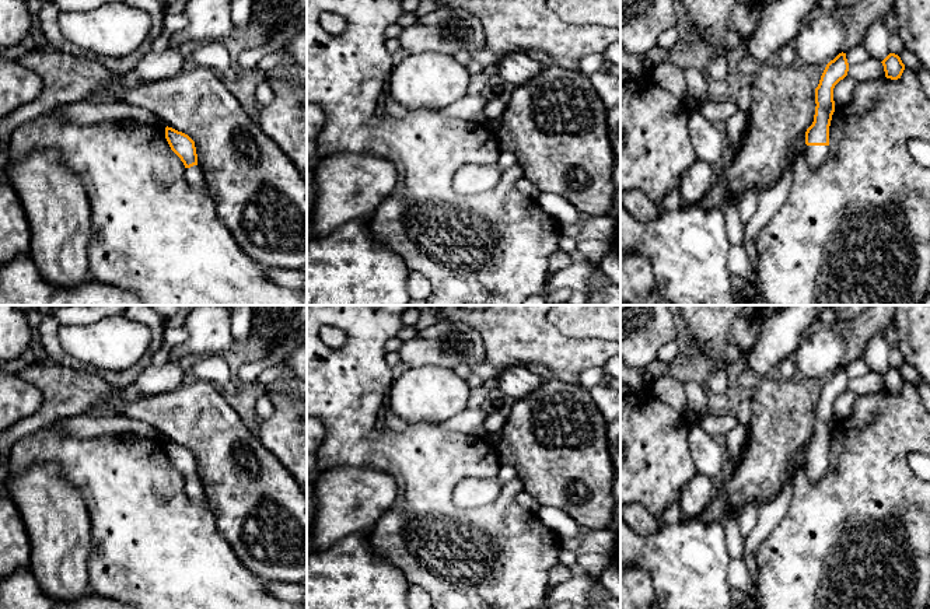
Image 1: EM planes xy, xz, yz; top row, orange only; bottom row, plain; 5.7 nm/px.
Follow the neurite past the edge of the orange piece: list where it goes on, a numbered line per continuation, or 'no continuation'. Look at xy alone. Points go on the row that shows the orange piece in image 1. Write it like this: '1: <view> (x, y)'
1: xy (193, 175)

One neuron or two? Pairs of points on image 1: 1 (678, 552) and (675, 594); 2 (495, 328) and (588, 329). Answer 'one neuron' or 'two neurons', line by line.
1: one neuron
2: two neurons

